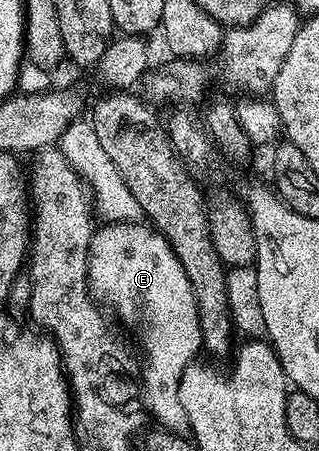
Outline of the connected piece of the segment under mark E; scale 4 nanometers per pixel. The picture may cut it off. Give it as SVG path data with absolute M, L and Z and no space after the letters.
M110 222L107 223L104 228L100 227L93 233L92 242L88 245L88 258L86 261L86 271L88 273L88 286L91 295L95 297L101 305L110 307L116 311L116 316L129 328L130 331L136 332L136 340L140 343L140 348L144 351L144 360L142 356L142 376L144 372L144 388L148 391L148 400L152 403L152 412L156 415L156 420L160 424L165 424L165 429L176 430L179 424L185 423L186 417L180 400L176 396L178 394L178 386L180 385L180 379L182 374L188 368L188 365L193 363L197 359L196 355L201 355L202 352L202 341L200 338L200 315L198 314L198 306L196 305L196 299L194 298L194 290L190 286L190 278L186 278L186 270L182 266L180 259L174 254L174 250L168 244L168 239L157 232L155 228L149 226L144 222L137 222L135 224L126 224L123 222Z

